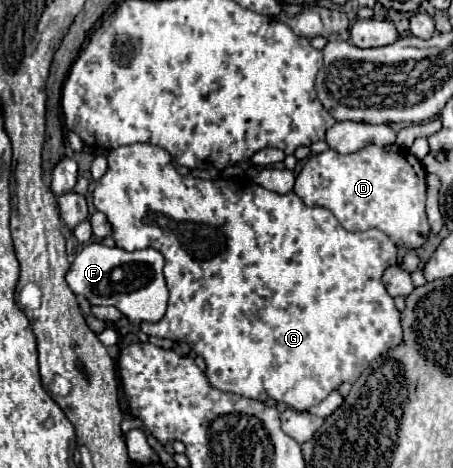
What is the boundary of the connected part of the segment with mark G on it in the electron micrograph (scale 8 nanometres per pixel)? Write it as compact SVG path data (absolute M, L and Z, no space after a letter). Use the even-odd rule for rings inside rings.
M132 144L120 146L108 154L108 170L96 182L94 188L94 206L96 210L104 212L114 228L114 238L120 248L128 252L136 248L154 248L164 254L166 266L164 276L170 290L168 310L160 322L148 324L144 322L140 328L148 336L170 338L174 342L186 342L190 348L204 358L206 362L206 378L212 388L222 392L240 394L254 400L268 400L274 398L276 402L288 404L294 410L308 410L310 406L320 404L332 390L336 390L342 382L354 382L358 376L368 368L368 364L378 358L380 354L388 352L390 348L402 342L402 326L400 326L400 312L394 306L394 298L386 292L382 284L382 272L396 264L396 244L380 230L364 230L364 232L348 232L340 226L334 214L326 208L310 208L306 206L294 192L290 194L276 194L258 184L250 182L230 182L230 180L200 180L192 176L180 176L176 168L170 164L172 158L164 148L152 144Z

